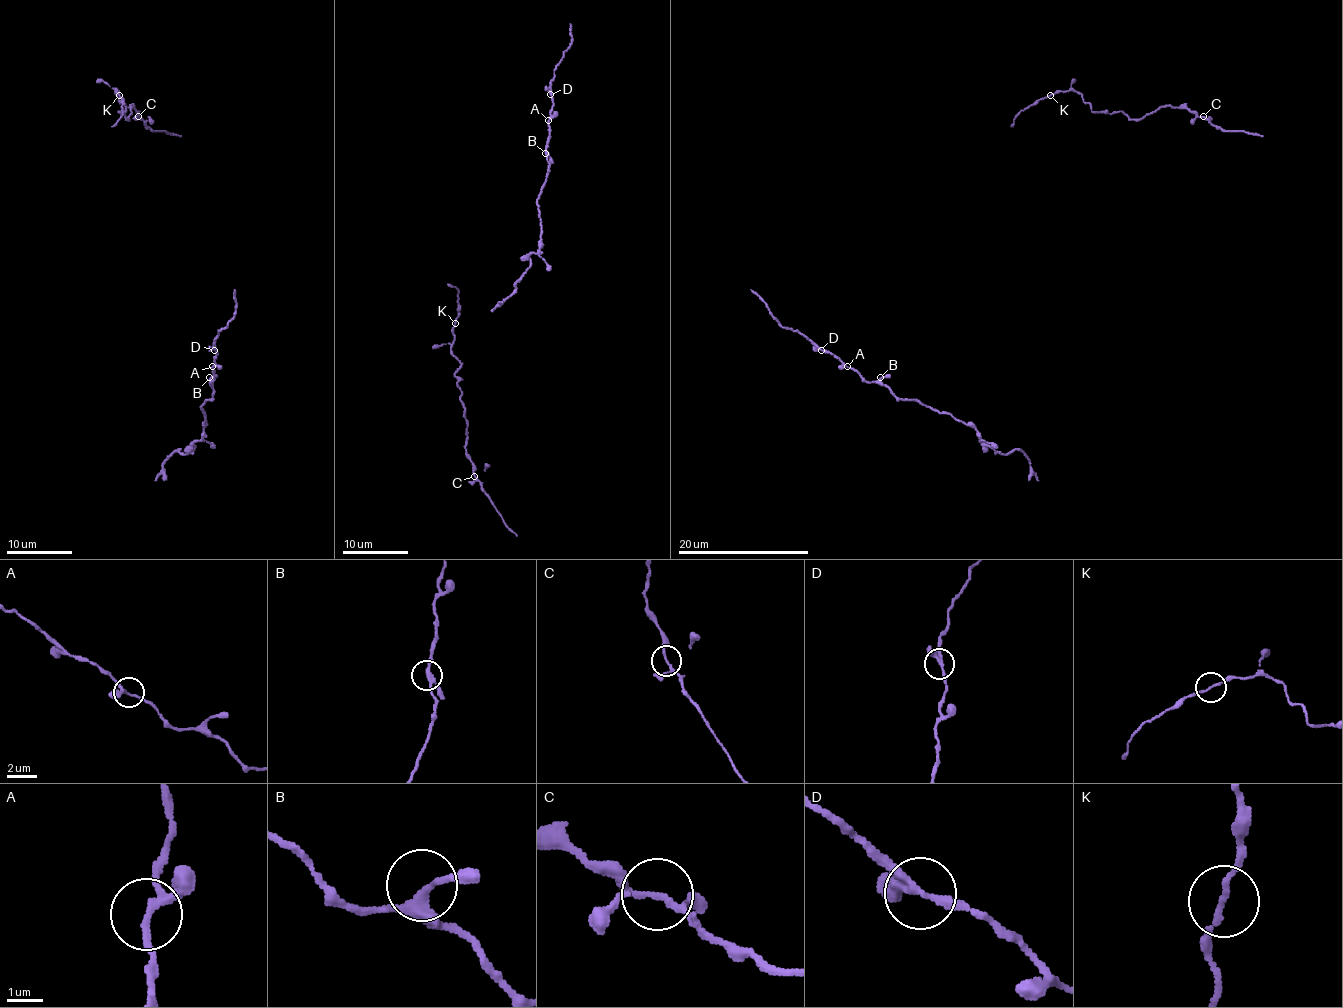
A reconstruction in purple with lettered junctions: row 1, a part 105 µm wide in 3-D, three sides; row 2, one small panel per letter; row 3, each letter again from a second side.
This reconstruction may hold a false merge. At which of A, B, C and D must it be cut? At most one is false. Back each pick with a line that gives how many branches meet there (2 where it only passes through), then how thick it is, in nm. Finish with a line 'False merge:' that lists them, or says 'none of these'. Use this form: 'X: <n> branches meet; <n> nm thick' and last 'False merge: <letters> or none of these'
False merge: none of these

